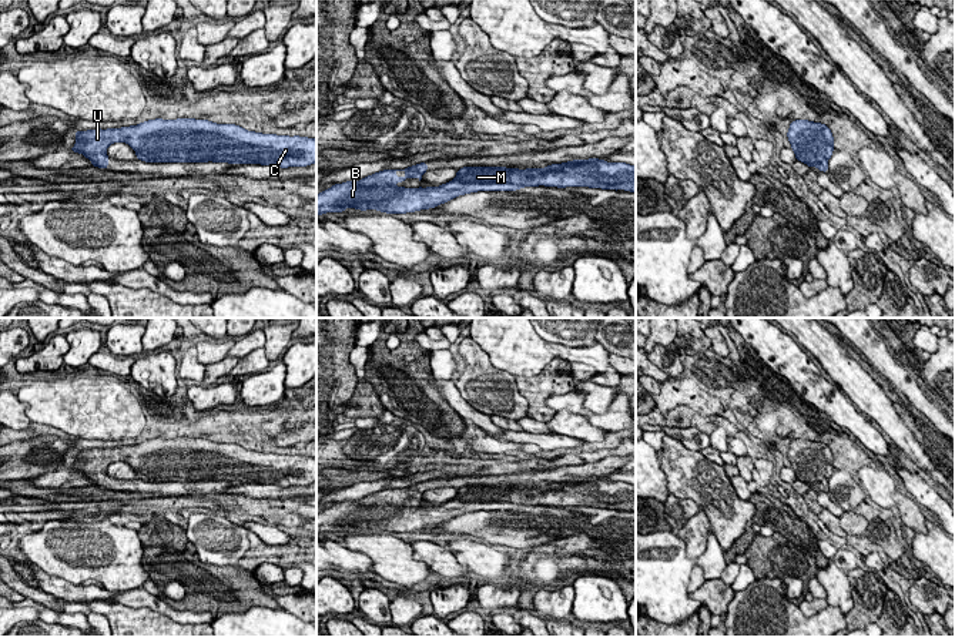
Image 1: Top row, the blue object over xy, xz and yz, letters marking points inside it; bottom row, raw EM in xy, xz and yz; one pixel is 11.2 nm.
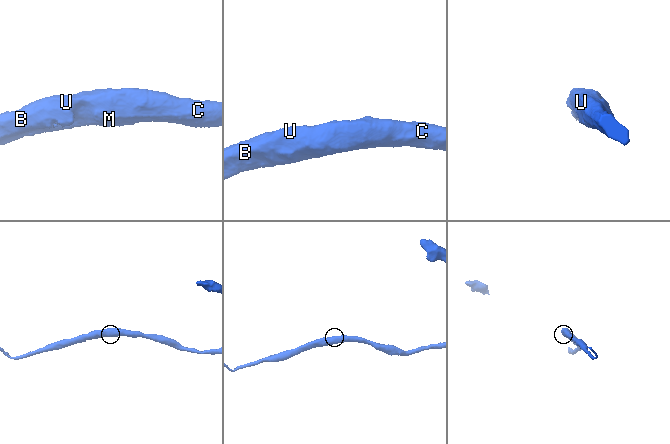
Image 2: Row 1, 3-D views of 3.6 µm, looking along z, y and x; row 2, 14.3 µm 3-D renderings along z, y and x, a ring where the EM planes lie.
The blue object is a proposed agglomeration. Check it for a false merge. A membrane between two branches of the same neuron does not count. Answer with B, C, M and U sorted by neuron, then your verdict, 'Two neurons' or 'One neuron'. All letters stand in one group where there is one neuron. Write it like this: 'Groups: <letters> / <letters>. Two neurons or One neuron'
Groups: B C M U. One neuron

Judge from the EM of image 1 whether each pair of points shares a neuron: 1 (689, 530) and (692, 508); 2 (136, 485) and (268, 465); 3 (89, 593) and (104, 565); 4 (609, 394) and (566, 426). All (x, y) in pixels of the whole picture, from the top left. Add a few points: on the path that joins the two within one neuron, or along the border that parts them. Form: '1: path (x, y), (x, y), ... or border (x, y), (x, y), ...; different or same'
1: border (699, 510), (676, 532); different
2: path (168, 473), (235, 468); same
3: border (103, 586), (117, 593); different
4: border (619, 394), (605, 412), (593, 413), (585, 411); different

